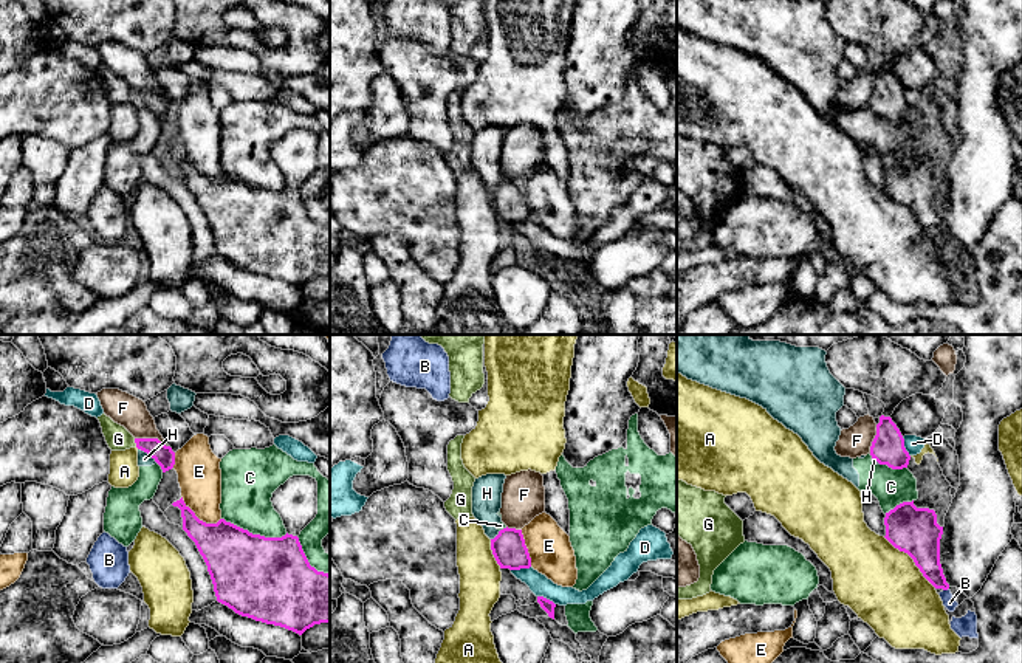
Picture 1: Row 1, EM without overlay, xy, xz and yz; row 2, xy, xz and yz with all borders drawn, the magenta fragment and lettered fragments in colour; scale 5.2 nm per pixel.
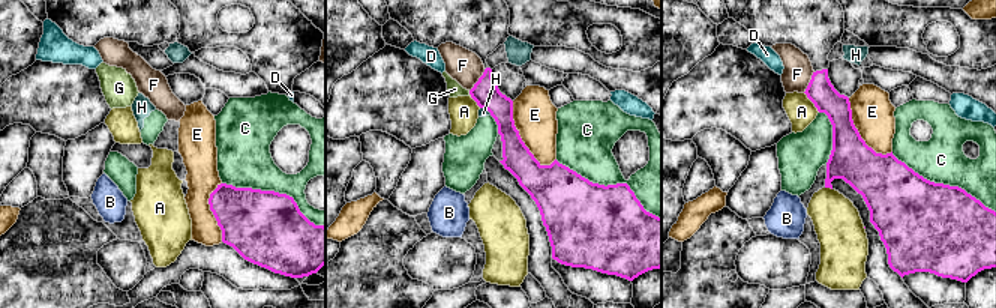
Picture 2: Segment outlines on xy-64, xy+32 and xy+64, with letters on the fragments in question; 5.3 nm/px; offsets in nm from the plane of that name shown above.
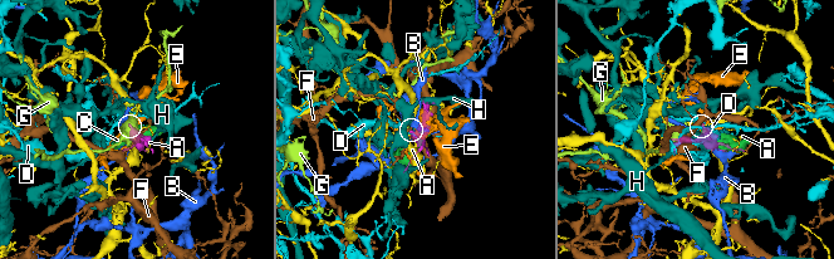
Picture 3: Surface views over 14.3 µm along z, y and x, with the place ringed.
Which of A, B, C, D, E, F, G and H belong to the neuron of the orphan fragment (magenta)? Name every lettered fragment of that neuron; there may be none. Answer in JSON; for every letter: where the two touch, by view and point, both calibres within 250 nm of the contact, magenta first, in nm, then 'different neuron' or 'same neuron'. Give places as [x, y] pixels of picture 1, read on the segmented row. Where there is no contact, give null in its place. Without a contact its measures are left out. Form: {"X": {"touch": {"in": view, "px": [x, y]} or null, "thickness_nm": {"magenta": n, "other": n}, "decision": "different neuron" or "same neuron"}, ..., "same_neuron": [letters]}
{"A": {"touch": {"in": "yz", "px": [912, 558]}, "thickness_nm": {"magenta": 240, "other": 400}, "decision": "different neuron"}, "B": {"touch": {"in": "yz", "px": [945, 589]}, "thickness_nm": {"magenta": 170, "other": 70}, "decision": "different neuron"}, "C": {"touch": {"in": "xy", "px": [254, 535]}, "thickness_nm": {"magenta": 440, "other": 280}, "decision": "different neuron"}, "D": {"touch": {"in": "xz", "px": [521, 567]}, "thickness_nm": {"magenta": 180, "other": 110}, "decision": "different neuron"}, "E": {"touch": {"in": "xy", "px": [197, 518]}, "thickness_nm": {"magenta": 280, "other": 220}, "decision": "different neuron"}, "F": {"touch": {"in": "xy", "px": [152, 439]}, "thickness_nm": {"magenta": 100, "other": 160}, "decision": "different neuron"}, "G": {"touch": {"in": "xy", "px": [135, 442]}, "thickness_nm": {"magenta": 100, "other": 130}, "decision": "different neuron"}, "H": {"touch": {"in": "xy", "px": [147, 453]}, "thickness_nm": {"magenta": 100, "other": 70}, "decision": "different neuron"}, "same_neuron": []}

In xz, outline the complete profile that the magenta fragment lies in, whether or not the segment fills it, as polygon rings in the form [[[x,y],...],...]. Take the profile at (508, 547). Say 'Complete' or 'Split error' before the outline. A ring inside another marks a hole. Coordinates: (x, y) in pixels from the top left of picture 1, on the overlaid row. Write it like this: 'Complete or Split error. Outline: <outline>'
Complete. Outline: [[[503,528],[491,539],[492,555],[500,569],[520,570],[531,567],[522,530]]]

